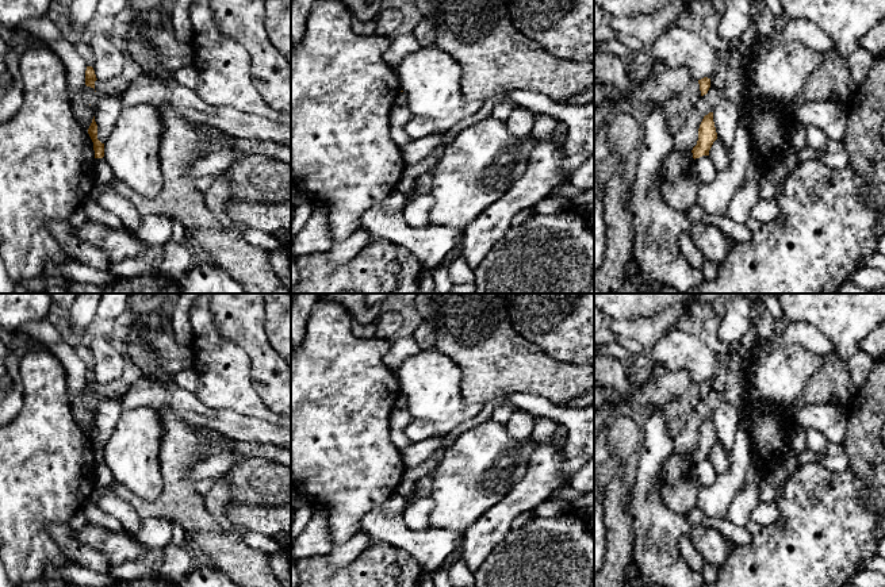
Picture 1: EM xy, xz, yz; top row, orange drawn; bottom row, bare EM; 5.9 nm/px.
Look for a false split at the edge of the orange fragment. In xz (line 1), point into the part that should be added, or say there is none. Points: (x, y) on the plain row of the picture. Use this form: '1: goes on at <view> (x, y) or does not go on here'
1: does not go on here

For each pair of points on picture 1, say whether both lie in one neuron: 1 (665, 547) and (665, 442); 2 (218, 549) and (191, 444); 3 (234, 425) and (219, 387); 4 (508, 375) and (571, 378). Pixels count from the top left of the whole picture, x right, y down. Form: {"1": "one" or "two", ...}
{"1": "one", "2": "one", "3": "two", "4": "one"}

